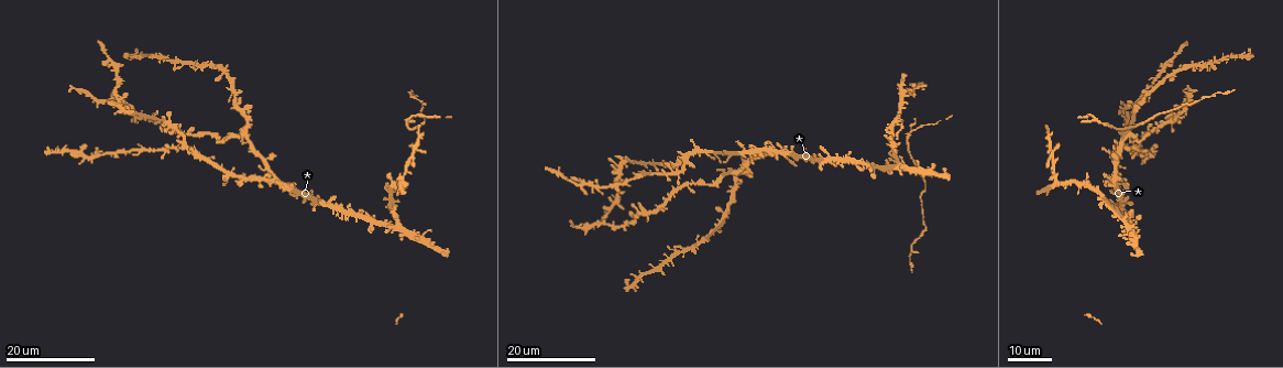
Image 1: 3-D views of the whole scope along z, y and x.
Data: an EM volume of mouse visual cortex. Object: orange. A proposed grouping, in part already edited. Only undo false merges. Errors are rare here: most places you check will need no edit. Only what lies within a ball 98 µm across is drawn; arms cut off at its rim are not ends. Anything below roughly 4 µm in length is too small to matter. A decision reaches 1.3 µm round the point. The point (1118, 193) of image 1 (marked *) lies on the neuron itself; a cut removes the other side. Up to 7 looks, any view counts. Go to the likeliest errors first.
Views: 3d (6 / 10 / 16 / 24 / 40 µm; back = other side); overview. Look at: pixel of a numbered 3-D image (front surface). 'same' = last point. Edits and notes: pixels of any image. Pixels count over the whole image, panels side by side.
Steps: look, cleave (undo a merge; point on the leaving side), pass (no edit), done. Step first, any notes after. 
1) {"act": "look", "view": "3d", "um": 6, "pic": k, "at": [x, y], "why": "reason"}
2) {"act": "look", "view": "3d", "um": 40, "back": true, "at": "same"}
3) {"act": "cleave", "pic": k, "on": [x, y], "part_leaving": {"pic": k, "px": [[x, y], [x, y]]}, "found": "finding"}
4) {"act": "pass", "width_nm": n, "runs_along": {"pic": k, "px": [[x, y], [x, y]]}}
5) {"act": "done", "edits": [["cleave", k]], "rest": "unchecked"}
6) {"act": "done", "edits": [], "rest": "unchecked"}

{"act": "look", "view": "3d", "um": 24, "pic": 1, "at": [910, 132], "why": "a fork"}

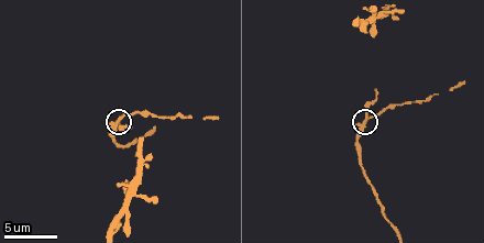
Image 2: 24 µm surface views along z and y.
{"act": "look", "view": "3d", "um": 6, "pic": 2, "at": [117, 120]}

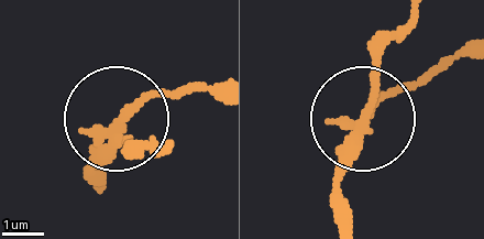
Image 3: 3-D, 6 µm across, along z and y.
{"act": "cleave", "pic": 3, "on": [377, 68], "arms": 3, "found": "a second neuron is stuck on"}

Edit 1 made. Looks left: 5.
{"act": "look", "view": "3d", "um": 16, "pic": 2, "at": [392, 18], "why": "calibre changes"}

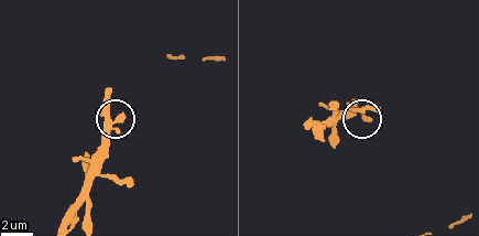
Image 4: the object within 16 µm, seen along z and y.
{"act": "look", "view": "3d", "um": 6, "pic": 4, "at": [117, 120]}

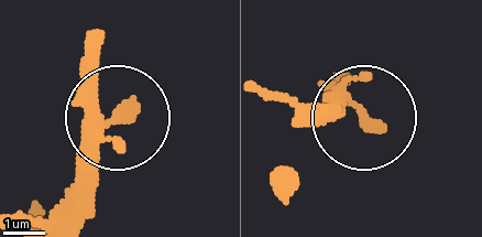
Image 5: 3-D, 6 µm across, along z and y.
{"act": "pass", "width_nm": 280, "found": "all the same neuron"}

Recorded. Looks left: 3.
{"act": "look", "view": "3d", "um": 16, "pic": 1, "at": [1055, 179], "why": "side arm on a straight run"}

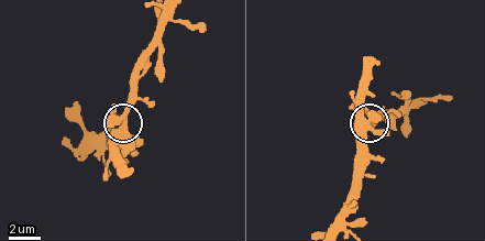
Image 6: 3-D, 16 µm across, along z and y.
{"act": "look", "view": "3d", "um": 10, "pic": 6, "at": [126, 131], "why": "zoom in"}

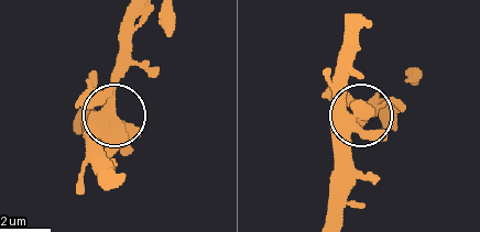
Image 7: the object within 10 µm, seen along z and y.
{"act": "pass", "found": "one neuron here"}

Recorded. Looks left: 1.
{"act": "done", "edits": [["cleave", 3]], "rest": "unchecked"}

